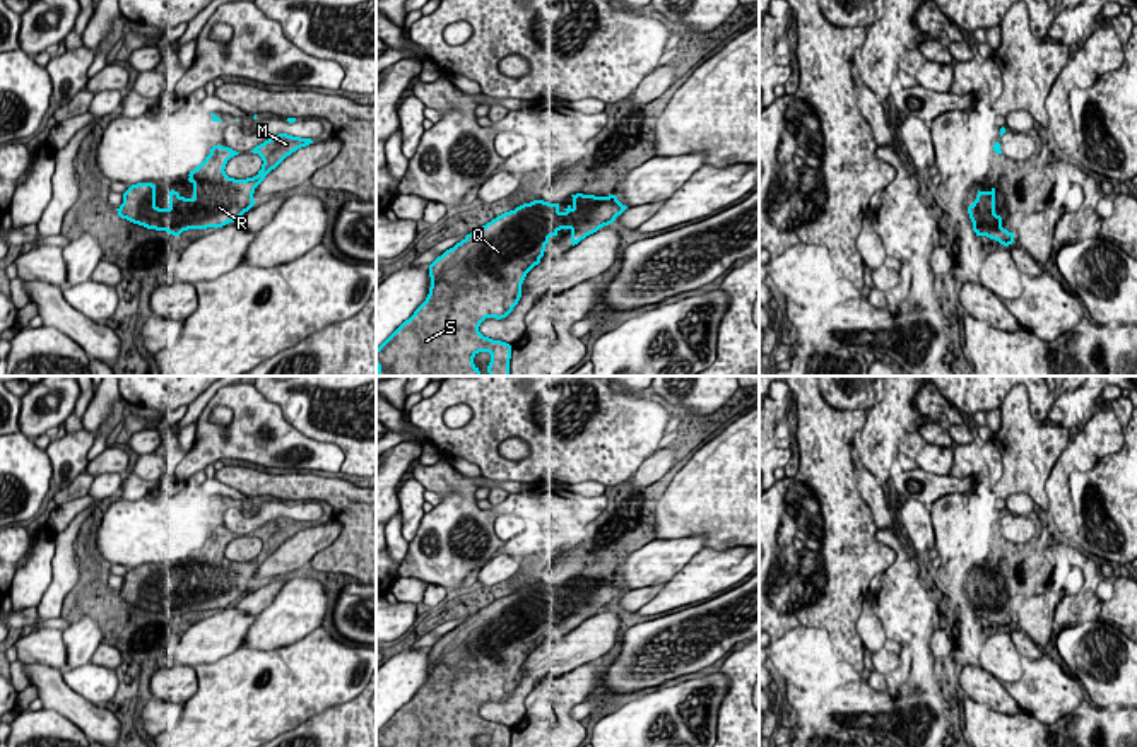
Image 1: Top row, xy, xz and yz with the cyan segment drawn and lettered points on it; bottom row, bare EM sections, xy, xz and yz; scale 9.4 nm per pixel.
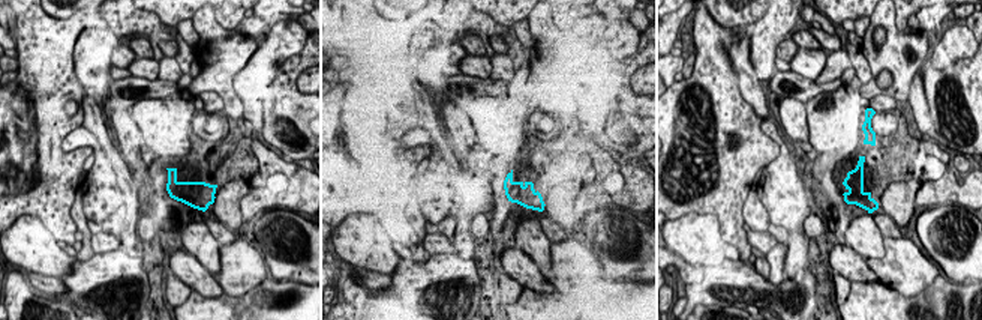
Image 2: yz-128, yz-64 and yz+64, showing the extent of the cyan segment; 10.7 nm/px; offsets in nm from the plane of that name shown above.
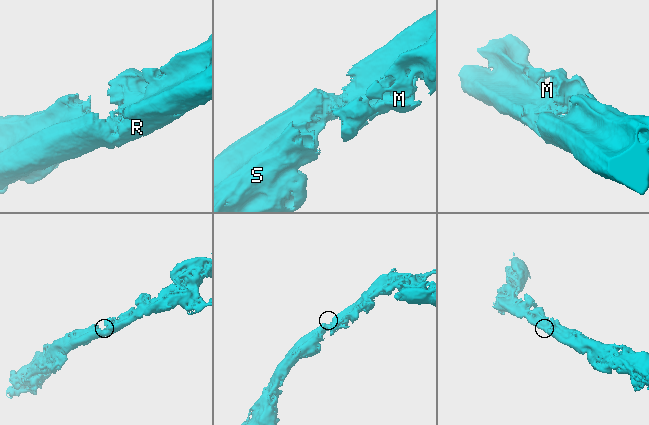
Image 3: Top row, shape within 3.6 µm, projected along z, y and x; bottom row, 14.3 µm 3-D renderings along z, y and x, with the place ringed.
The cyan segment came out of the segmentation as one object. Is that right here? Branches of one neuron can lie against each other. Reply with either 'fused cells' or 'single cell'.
single cell

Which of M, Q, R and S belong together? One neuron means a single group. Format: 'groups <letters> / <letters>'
groups M Q R S

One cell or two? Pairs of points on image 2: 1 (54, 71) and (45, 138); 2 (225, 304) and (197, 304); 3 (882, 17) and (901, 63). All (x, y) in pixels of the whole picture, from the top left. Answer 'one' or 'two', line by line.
1: one
2: one
3: one

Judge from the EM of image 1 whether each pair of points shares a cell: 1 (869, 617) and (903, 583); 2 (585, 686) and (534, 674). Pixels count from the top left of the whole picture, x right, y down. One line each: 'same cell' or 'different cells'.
1: different cells
2: different cells

